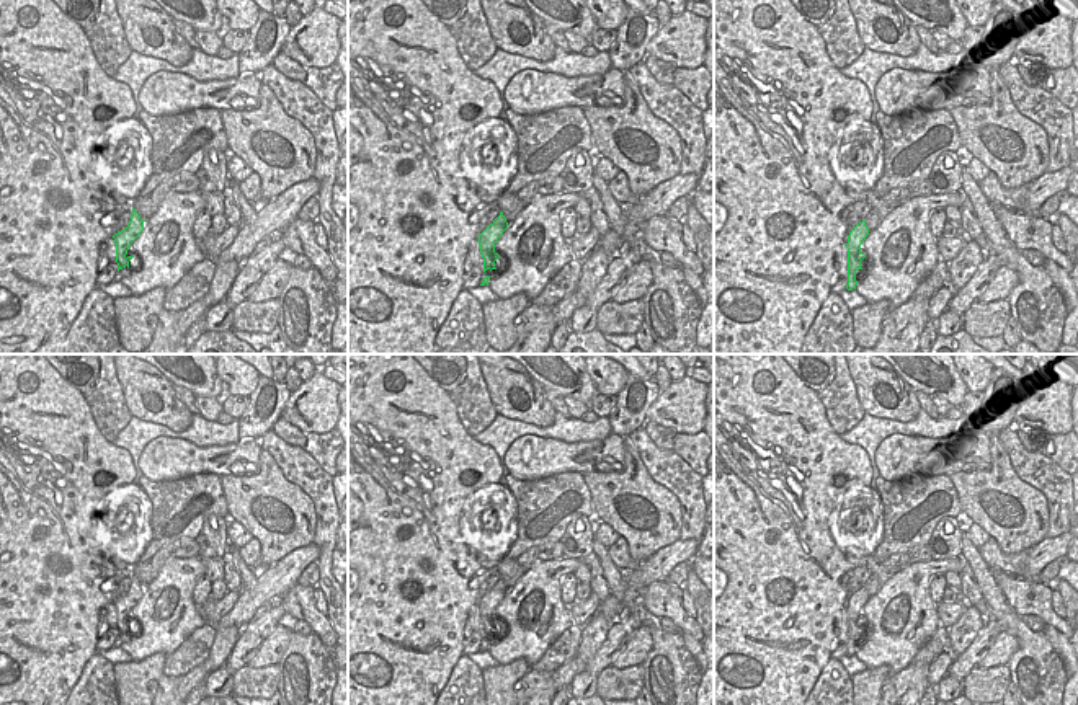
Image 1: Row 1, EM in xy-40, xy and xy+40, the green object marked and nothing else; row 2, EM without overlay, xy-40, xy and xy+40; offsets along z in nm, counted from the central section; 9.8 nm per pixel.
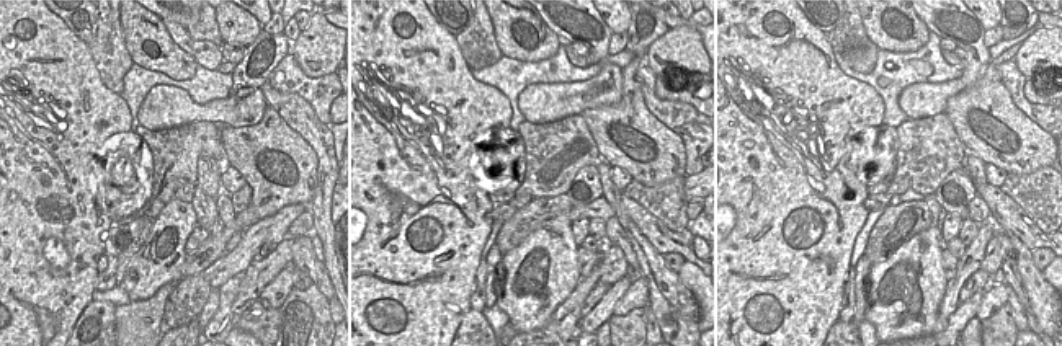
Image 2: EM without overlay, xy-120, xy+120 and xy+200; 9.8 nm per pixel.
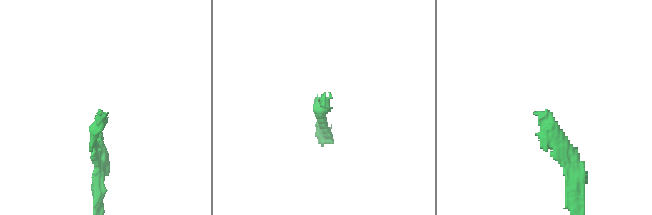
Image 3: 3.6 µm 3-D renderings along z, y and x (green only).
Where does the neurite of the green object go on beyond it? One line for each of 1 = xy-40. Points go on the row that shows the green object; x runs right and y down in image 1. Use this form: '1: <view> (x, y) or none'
1: none

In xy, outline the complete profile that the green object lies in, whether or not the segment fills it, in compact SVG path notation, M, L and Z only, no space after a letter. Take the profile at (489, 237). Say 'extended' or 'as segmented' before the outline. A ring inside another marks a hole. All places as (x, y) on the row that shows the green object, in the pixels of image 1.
as segmented; M500 212L500 215L479 235L480 253L483 258L483 273L487 269L497 269L495 261L500 258L500 255L495 251L495 243L506 228L508 222L503 212Z

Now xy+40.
as segmented; M866 220L859 222L856 227L851 228L848 235L848 290L856 289L856 271L862 269L861 261L866 258L866 255L861 251L861 245L869 235L869 228L866 225Z

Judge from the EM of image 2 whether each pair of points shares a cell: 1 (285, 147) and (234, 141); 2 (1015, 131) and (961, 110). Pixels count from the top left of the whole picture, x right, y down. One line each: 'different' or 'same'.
1: same
2: same

